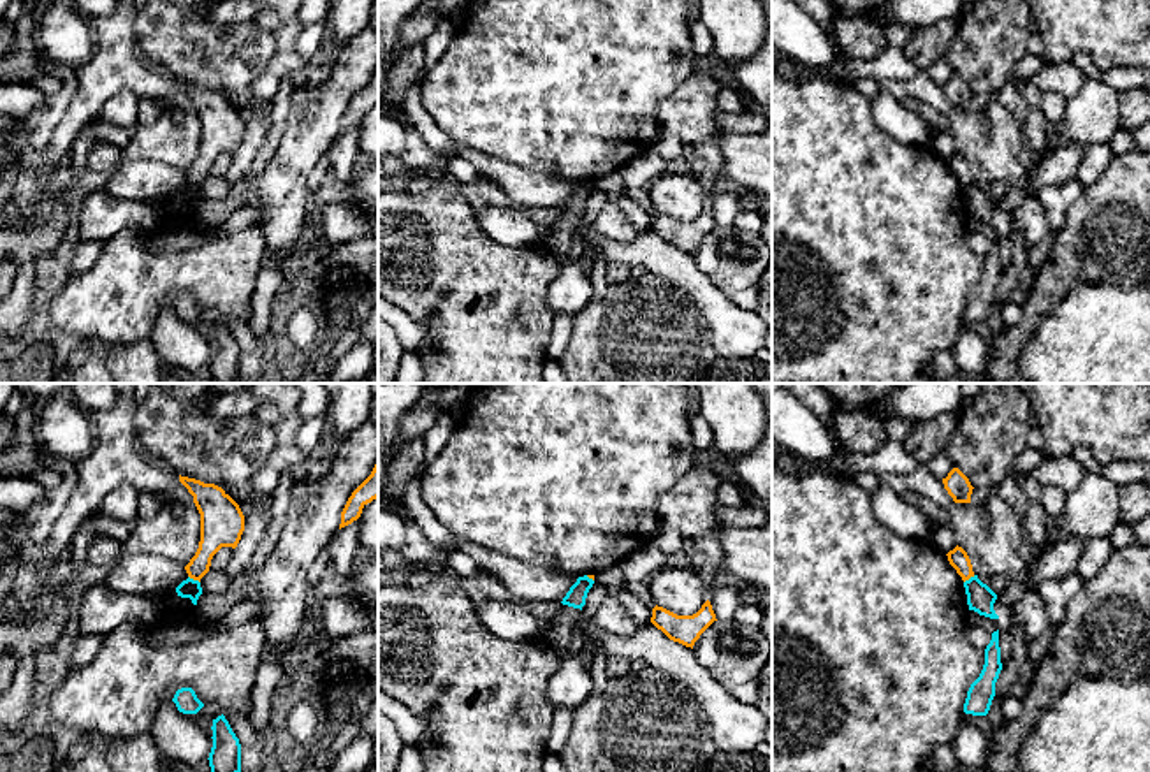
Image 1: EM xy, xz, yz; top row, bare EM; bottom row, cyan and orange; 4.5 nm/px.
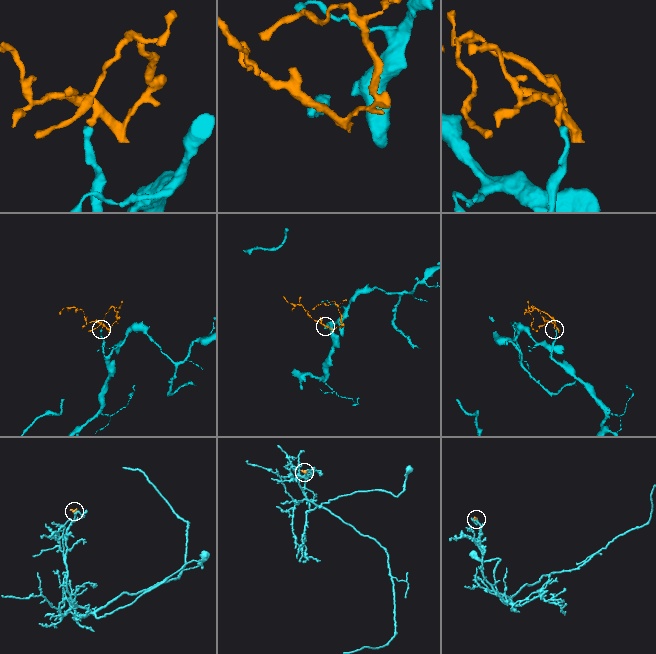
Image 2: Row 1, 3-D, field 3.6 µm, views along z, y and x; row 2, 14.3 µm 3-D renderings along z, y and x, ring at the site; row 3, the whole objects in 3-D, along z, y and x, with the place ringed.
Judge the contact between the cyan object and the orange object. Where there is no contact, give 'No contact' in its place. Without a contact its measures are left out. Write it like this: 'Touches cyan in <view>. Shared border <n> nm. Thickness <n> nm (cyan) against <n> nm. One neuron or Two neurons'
Touches cyan in xy. Shared border 70 nm. Thickness 90 nm (cyan) against 150 nm. Two neurons

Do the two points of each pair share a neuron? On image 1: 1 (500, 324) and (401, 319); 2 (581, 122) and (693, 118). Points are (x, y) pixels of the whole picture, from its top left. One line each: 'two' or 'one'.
1: two
2: two

